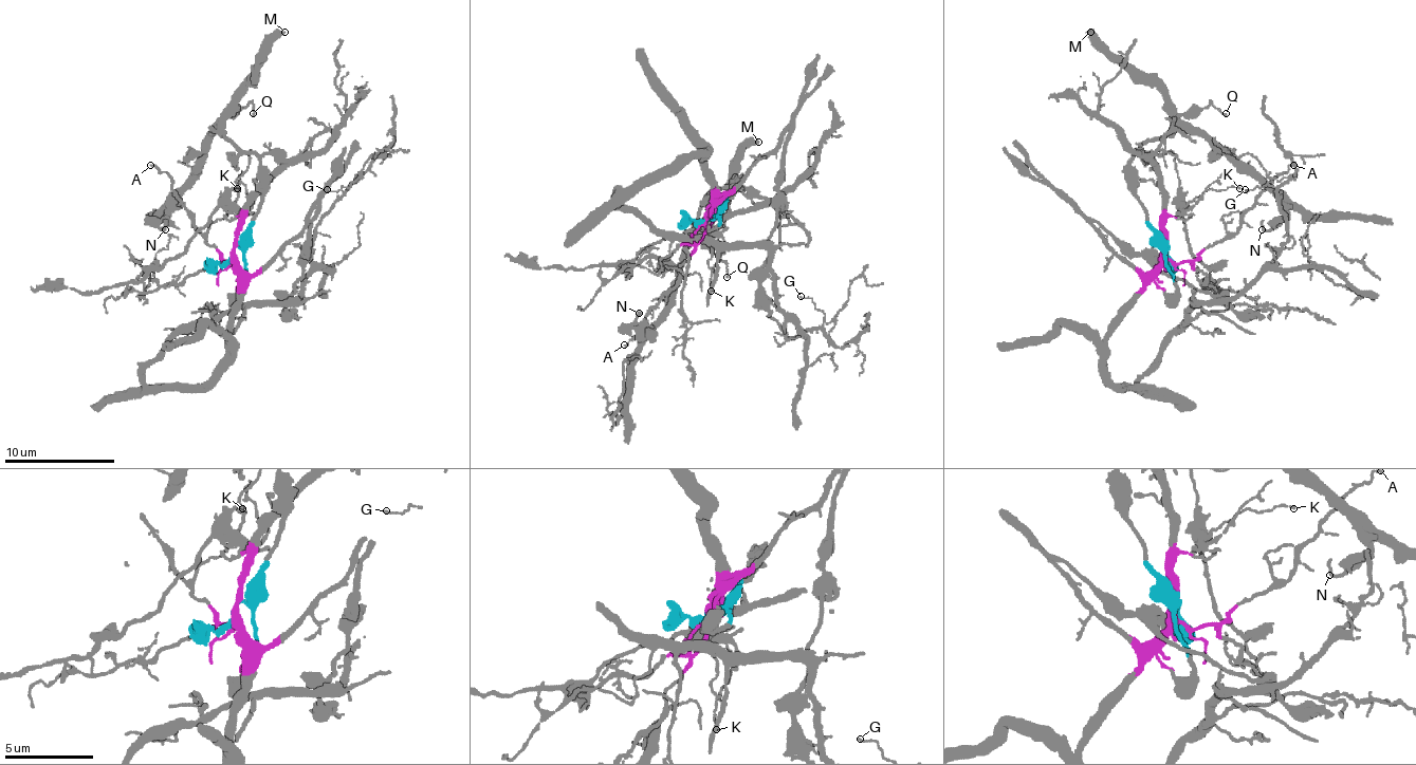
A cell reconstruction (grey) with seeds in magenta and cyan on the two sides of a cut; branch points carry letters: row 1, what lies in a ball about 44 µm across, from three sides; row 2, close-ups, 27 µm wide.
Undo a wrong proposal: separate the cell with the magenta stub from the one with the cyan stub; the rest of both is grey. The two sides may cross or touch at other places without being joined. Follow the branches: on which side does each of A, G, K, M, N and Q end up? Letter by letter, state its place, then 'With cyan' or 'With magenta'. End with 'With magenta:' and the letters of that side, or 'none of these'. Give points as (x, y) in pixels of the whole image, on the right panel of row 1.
A: Place: (1293, 165). With magenta
G: Place: (1245, 189). With magenta
K: Place: (1239, 188). With magenta
M: Place: (1090, 32). With cyan
N: Place: (1262, 229). With cyan
Q: Place: (1226, 113). With cyan
With magenta: A, G, K

